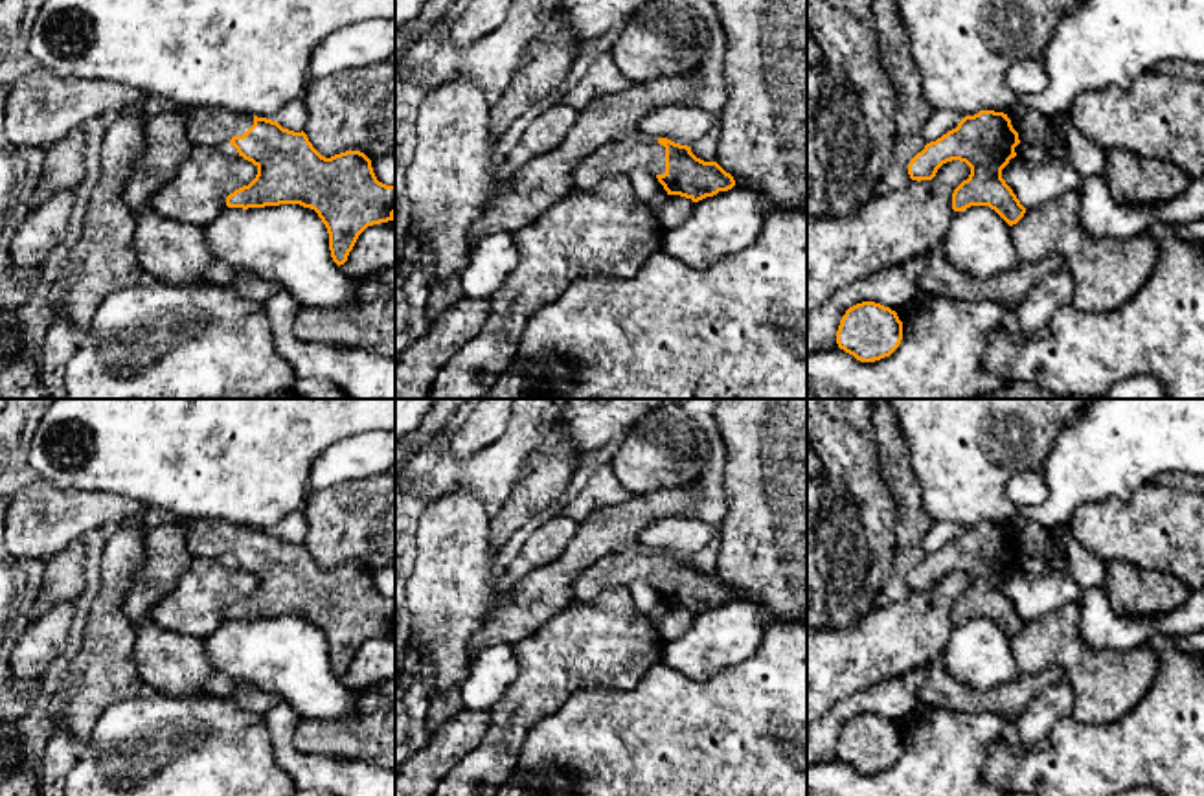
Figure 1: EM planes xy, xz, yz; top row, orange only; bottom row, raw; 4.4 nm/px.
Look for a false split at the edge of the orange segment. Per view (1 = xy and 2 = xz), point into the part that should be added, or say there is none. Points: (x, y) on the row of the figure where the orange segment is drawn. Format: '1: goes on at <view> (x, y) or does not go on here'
1: goes on at xy (43, 107)
2: goes on at xz (631, 151)

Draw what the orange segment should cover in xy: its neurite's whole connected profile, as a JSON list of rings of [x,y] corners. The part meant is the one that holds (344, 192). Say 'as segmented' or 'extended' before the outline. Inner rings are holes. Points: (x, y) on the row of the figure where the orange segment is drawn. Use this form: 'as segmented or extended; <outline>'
extended; [[[33,66],[13,83],[2,129],[18,149],[50,149],[90,118],[138,103],[151,112],[180,112],[193,145],[228,142],[257,167],[248,186],[226,197],[228,208],[300,204],[314,210],[327,228],[331,257],[338,267],[368,226],[393,221],[395,186],[379,182],[371,160],[360,151],[325,158],[303,131],[221,107],[164,105],[145,90],[112,81],[61,77]]]

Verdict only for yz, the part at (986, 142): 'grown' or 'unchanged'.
unchanged

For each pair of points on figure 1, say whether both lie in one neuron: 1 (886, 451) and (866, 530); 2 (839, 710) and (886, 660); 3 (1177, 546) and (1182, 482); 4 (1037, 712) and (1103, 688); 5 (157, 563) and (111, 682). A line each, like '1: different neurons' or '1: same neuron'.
1: different neurons
2: different neurons
3: different neurons
4: different neurons
5: different neurons

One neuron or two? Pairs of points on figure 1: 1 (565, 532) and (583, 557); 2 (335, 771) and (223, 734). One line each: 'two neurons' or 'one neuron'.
1: two neurons
2: two neurons

